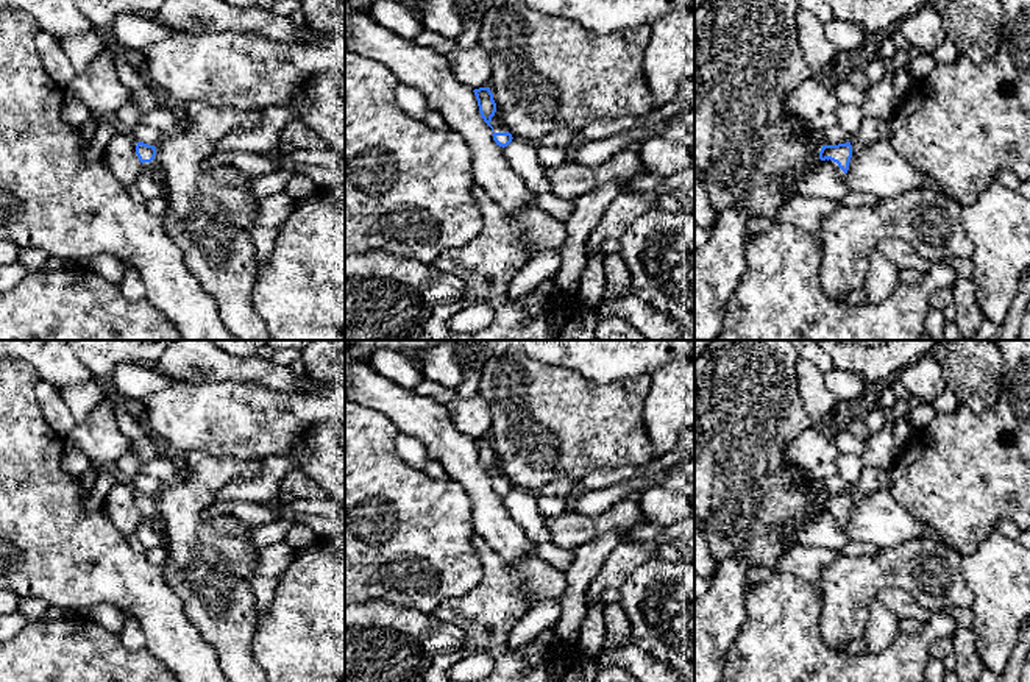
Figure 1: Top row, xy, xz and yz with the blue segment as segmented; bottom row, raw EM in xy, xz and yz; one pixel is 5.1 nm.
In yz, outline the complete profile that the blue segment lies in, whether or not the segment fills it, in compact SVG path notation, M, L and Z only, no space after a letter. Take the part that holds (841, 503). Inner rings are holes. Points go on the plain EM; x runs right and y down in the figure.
M851 492L838 493L838 495L822 495L819 501L821 510L829 510L835 520L836 529L843 531L844 524L849 520L849 512L852 507L852 495Z

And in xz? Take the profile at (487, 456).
M479 437L479 439L474 439L473 442L474 442L476 449L478 449L478 456L479 456L481 467L482 467L484 471L492 478L493 490L496 492L496 495L499 495L499 496L503 496L503 498L507 496L507 495L512 492L513 487L512 487L512 484L509 482L509 479L506 478L506 474L499 474L498 478L493 478L493 476L490 474L492 467L493 467L495 462L496 462L496 453L495 453L495 449L493 449L493 443L492 443L490 437Z

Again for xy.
M137 492L136 504L142 515L151 521L151 527L158 532L164 532L164 520L159 515L156 496Z

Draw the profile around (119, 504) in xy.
M117 479L103 501L105 515L125 537L134 534L144 518L136 495L133 482Z

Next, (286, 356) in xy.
M281 348L272 353L270 361L276 365L290 367L300 362L301 350L297 348Z

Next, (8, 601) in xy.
M0 590L0 616L17 610L20 598L9 590Z

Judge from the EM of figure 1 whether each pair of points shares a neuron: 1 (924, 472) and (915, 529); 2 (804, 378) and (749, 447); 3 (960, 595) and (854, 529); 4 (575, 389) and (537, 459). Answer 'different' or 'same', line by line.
1: different
2: different
3: different
4: same

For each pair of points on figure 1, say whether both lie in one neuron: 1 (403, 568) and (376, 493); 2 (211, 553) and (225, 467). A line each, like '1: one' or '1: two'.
1: one
2: one

